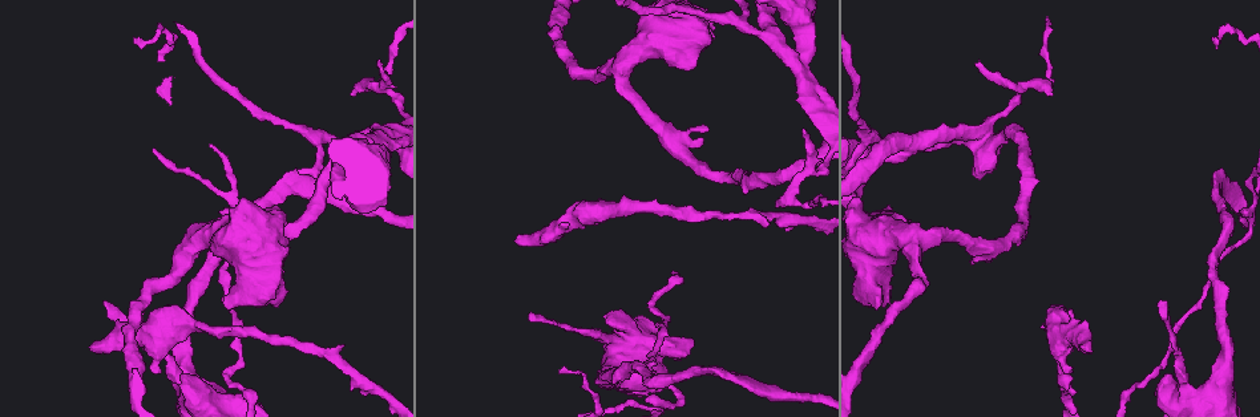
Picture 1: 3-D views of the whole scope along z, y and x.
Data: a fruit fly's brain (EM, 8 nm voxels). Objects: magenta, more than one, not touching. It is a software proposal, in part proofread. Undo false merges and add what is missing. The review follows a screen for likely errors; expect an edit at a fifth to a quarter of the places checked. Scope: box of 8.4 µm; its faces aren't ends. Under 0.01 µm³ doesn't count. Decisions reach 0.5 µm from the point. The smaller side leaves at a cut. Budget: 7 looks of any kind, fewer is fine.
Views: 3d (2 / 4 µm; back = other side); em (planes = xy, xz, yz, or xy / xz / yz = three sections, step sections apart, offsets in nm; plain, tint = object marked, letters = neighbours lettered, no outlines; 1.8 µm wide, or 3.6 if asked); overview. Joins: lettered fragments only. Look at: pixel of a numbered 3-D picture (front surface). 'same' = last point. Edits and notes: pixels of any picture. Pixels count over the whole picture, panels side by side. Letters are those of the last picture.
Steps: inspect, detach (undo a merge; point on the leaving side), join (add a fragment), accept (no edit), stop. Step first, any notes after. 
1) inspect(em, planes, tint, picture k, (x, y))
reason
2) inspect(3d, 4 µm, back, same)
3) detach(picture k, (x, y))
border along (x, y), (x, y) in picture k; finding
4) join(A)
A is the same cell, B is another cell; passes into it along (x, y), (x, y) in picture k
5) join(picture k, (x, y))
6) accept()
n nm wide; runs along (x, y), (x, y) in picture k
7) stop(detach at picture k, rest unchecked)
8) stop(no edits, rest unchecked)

inspect(3d, 2 µm, picture 1, (1216, 252))
looks like a crossing

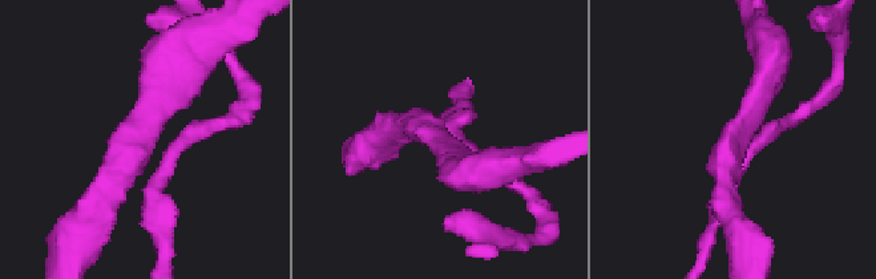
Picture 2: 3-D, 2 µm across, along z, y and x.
inspect(em, xy, step 16, letters, picture 2, (150, 138))

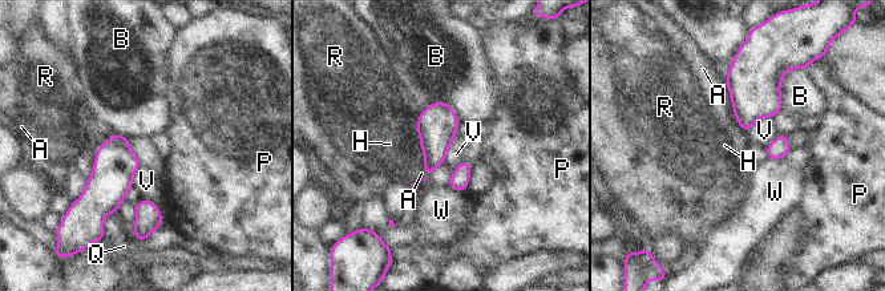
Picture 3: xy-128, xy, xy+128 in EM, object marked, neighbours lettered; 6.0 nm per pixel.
inspect(em, planes, letters, same)

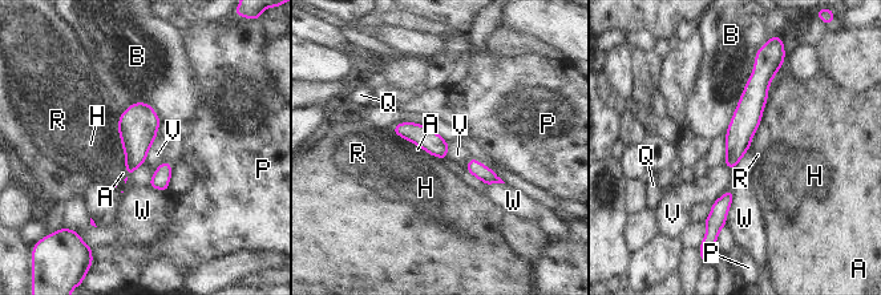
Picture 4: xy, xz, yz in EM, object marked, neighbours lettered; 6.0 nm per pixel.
accept()
A, B, H, P, Q, R, V and W are other cells; all the same cell

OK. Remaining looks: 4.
inspect(3d, 4 µm, picture 1, (518, 234))
stops while still wide

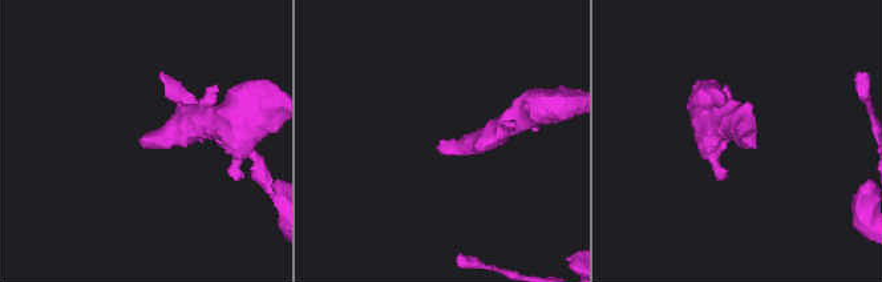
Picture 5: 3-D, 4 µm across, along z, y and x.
inspect(em, yz, step 16, tint, picture 5, (440, 143))
shape alone is not enough

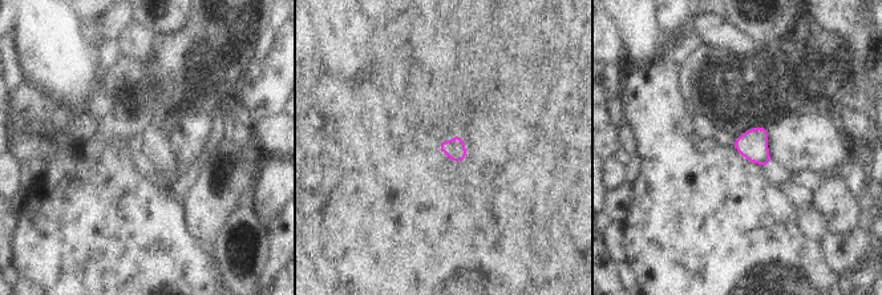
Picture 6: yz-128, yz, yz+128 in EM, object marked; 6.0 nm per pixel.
inspect(em, planes, letters, same)

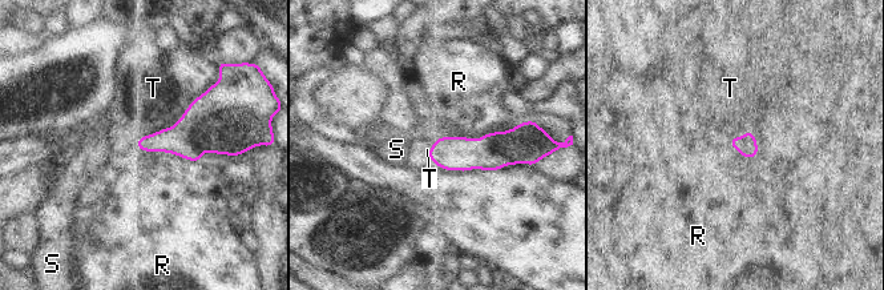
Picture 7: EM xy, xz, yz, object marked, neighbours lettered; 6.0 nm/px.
accept()
R, S and T are other cells; border along (520, 123), (431, 148) in picture 7; no lettered fragment goes on from it

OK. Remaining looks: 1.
inspect(em, planes, letters, picture 1, (976, 64))
tapers out

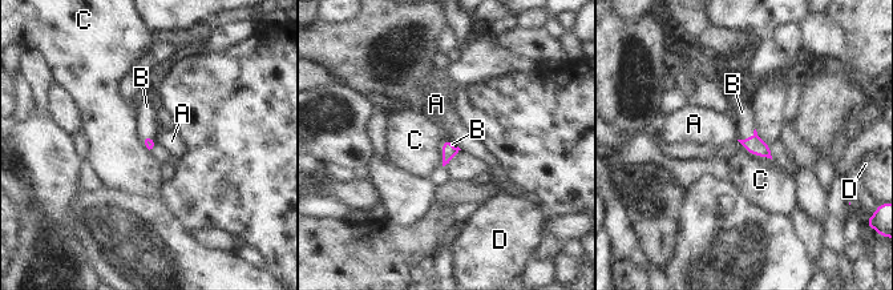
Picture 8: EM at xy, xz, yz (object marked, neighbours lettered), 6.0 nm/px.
join(B)
C touches over 180 nm; B is the same cell, A, C and D are other cells; the cell continues

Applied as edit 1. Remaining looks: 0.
stop(join at picture 8, rest unchecked)

